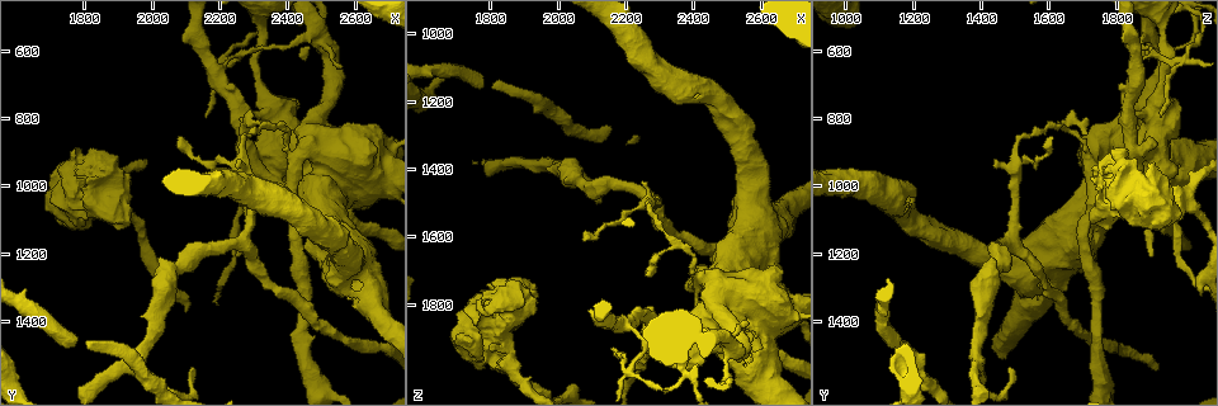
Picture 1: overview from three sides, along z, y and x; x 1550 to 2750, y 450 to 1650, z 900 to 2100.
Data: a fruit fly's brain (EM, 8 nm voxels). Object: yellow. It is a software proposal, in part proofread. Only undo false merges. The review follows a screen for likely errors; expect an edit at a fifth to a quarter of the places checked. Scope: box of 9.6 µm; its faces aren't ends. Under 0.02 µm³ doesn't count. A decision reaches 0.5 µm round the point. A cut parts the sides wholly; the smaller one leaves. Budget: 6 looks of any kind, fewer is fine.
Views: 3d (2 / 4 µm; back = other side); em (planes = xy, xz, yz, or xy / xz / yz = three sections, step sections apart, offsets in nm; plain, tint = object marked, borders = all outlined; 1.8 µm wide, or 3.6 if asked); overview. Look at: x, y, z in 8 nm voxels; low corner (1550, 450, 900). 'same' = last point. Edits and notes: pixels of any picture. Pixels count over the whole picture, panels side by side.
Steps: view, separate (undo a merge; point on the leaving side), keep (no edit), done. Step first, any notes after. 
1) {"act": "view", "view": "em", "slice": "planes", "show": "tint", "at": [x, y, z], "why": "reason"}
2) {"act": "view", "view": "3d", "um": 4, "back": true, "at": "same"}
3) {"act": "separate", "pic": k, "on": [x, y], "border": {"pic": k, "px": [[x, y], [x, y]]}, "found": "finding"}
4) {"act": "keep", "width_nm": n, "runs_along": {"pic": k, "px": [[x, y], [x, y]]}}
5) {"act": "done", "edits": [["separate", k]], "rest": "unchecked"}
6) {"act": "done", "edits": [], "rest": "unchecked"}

{"act": "view", "view": "em", "slice": "planes", "show": "plain", "at": [2350, 820, 1620]}

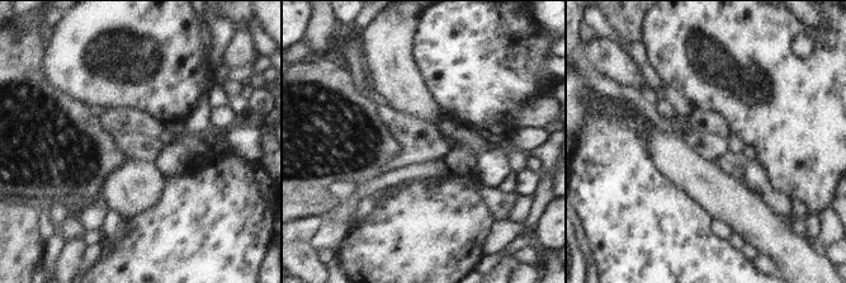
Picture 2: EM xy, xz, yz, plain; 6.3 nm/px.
{"act": "view", "view": "em", "slice": "planes", "show": "tint", "at": "same", "why": "where the object lies"}

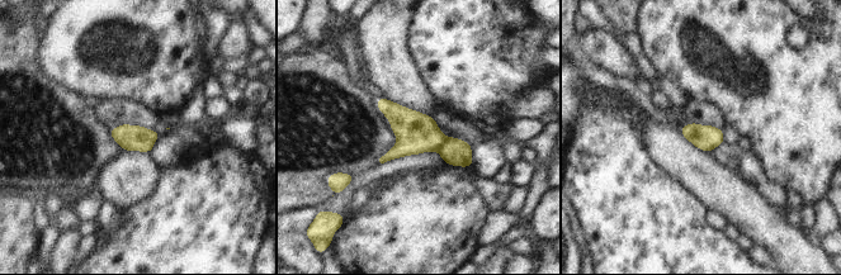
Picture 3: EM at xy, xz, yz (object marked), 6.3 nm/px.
{"act": "separate", "pic": 3, "on": [456, 152], "found": "two neurons meet here"}

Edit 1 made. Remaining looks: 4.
{"act": "view", "view": "overview"}

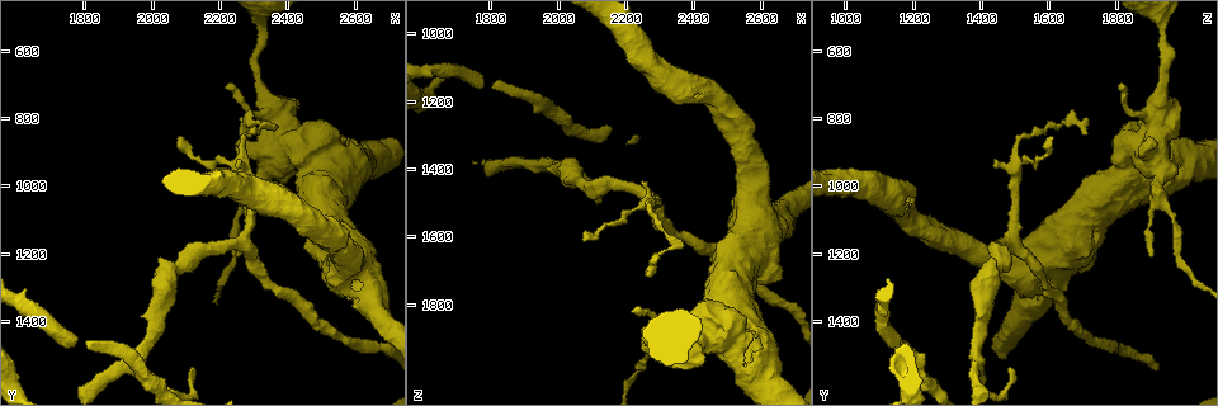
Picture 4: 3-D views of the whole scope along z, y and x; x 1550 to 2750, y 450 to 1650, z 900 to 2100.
{"act": "view", "view": "3d", "um": 4, "at": [1960, 1520, 1380], "why": "thick turns thin"}

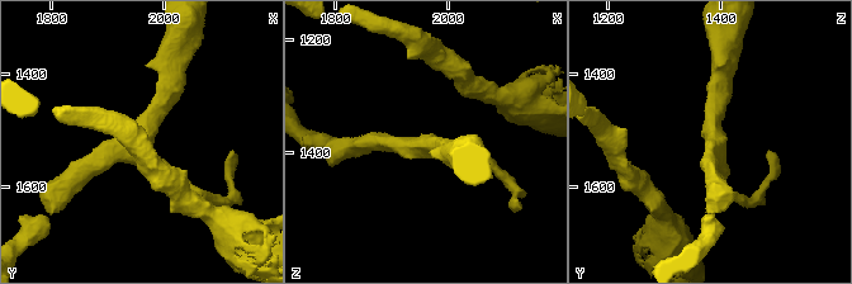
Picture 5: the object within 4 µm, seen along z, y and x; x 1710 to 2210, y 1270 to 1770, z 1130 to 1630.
{"act": "view", "view": "em", "slice": "planes", "show": "plain", "at": [1960, 1520, 1385], "arms": 3}

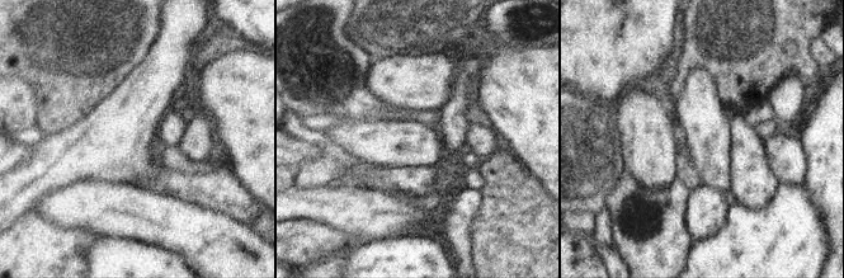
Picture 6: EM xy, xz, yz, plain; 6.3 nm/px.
{"act": "view", "view": "em", "slice": "planes", "show": "tint", "at": "same", "why": "where the object lies"}

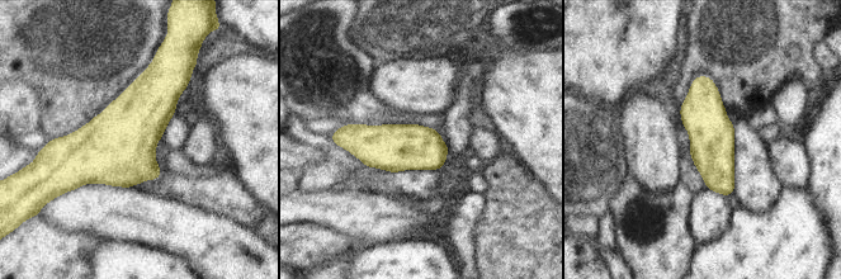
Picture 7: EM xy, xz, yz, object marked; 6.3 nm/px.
{"act": "keep", "runs_along": {"pic": 7, "px": [[699, 79], [703, 116], [727, 192]]}, "found": "continuous, no second neuron"}

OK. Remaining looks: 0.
{"act": "done", "edits": [["separate", 3]], "rest": "unchecked"}

